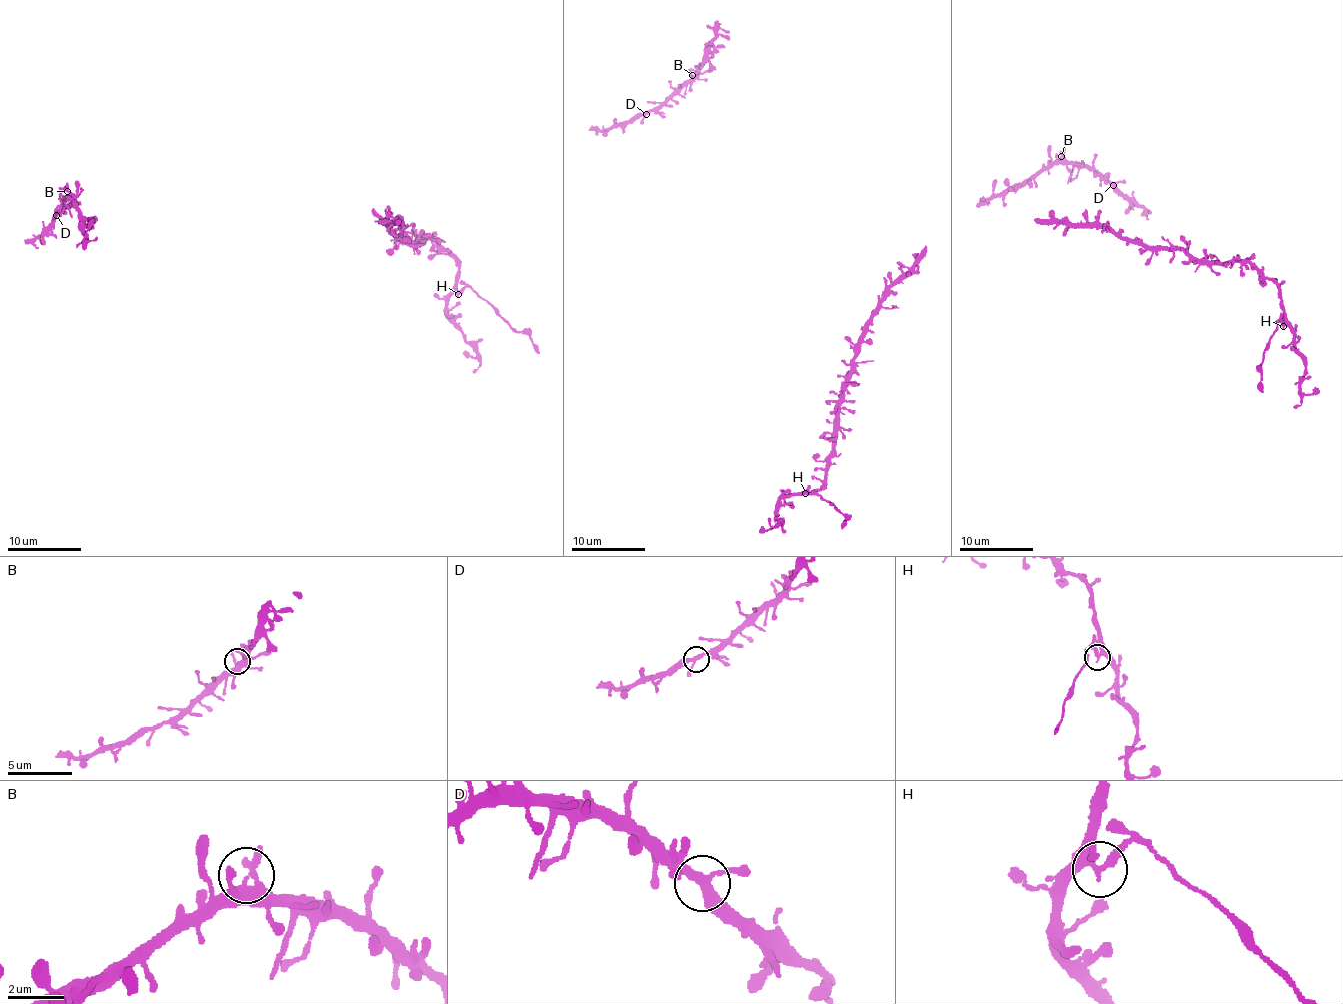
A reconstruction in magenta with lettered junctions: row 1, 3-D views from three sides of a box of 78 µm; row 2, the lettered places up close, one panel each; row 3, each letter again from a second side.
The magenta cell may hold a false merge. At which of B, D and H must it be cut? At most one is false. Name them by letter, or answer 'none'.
H

